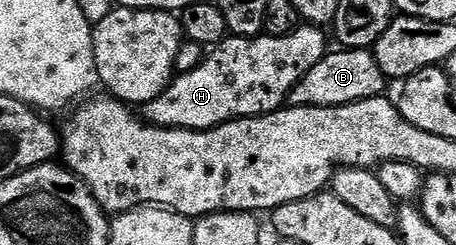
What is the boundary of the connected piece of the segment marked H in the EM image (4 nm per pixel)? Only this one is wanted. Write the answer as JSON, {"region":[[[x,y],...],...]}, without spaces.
{"region":[[[303,23],[298,26],[296,31],[292,31],[292,35],[284,35],[283,37],[271,37],[269,35],[252,38],[227,36],[226,40],[213,46],[207,52],[206,58],[200,63],[200,67],[196,67],[196,71],[177,74],[160,96],[141,106],[141,116],[147,125],[158,125],[161,129],[214,129],[218,125],[223,125],[225,121],[239,121],[241,117],[267,117],[269,113],[274,113],[287,104],[290,92],[296,87],[296,83],[300,83],[300,79],[304,79],[304,75],[308,75],[308,71],[312,71],[312,67],[316,67],[316,63],[320,63],[320,59],[326,57],[328,46],[326,46],[326,37],[322,33],[325,32],[319,26]]]}

